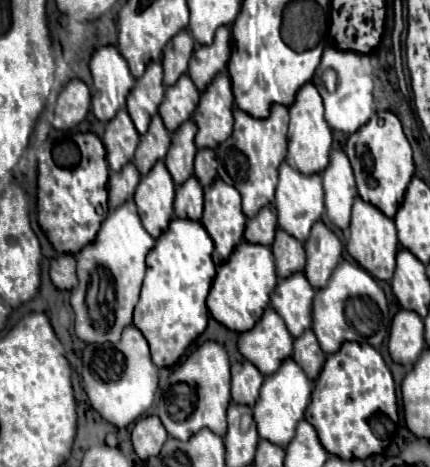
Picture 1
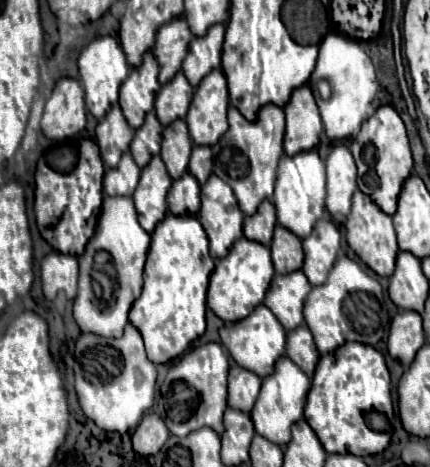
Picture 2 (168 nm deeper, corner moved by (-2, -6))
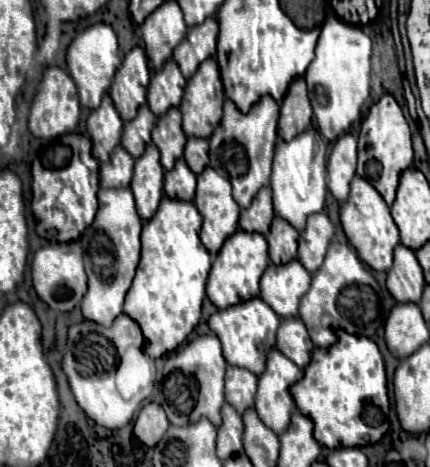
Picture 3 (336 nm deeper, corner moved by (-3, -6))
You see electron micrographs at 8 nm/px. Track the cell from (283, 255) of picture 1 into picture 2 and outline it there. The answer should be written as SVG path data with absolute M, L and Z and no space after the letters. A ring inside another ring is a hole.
M277 226L271 242L271 256L277 274L289 274L293 270L301 270L303 266L301 240L283 226Z

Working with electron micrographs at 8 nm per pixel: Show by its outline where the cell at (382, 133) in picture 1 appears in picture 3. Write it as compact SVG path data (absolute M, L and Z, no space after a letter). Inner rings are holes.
M384 94L380 96L378 102L370 106L366 118L362 120L358 138L358 176L366 178L382 194L382 198L388 204L392 204L400 174L410 166L412 166L412 140L408 122L394 96Z

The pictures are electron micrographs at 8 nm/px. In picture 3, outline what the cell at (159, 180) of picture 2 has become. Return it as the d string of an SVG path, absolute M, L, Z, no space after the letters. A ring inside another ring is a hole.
M148 144L146 152L134 164L134 176L130 182L130 190L136 198L136 210L144 222L150 220L158 210L162 198L162 180L164 168L160 164L160 152L154 144Z

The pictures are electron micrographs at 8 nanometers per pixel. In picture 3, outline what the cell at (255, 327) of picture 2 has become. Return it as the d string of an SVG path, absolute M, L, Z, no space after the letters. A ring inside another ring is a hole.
M258 296L248 298L246 302L240 302L238 306L218 310L208 318L210 330L222 342L222 354L226 362L232 366L246 368L256 376L260 376L266 368L266 354L276 344L278 324L280 324L280 316L276 316L276 312L266 302L262 302Z

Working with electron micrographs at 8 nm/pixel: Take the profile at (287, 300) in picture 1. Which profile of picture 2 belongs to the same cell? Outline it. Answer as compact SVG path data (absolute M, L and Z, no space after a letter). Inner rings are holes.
M301 270L291 274L275 274L271 288L265 296L265 306L269 306L269 310L273 310L277 318L281 318L285 330L295 330L305 322L303 306L309 290L311 284Z

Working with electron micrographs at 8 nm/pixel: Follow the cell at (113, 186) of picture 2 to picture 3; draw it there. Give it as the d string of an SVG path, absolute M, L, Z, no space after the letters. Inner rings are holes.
M118 146L110 156L110 162L100 164L100 186L102 188L128 188L134 172L134 158Z

